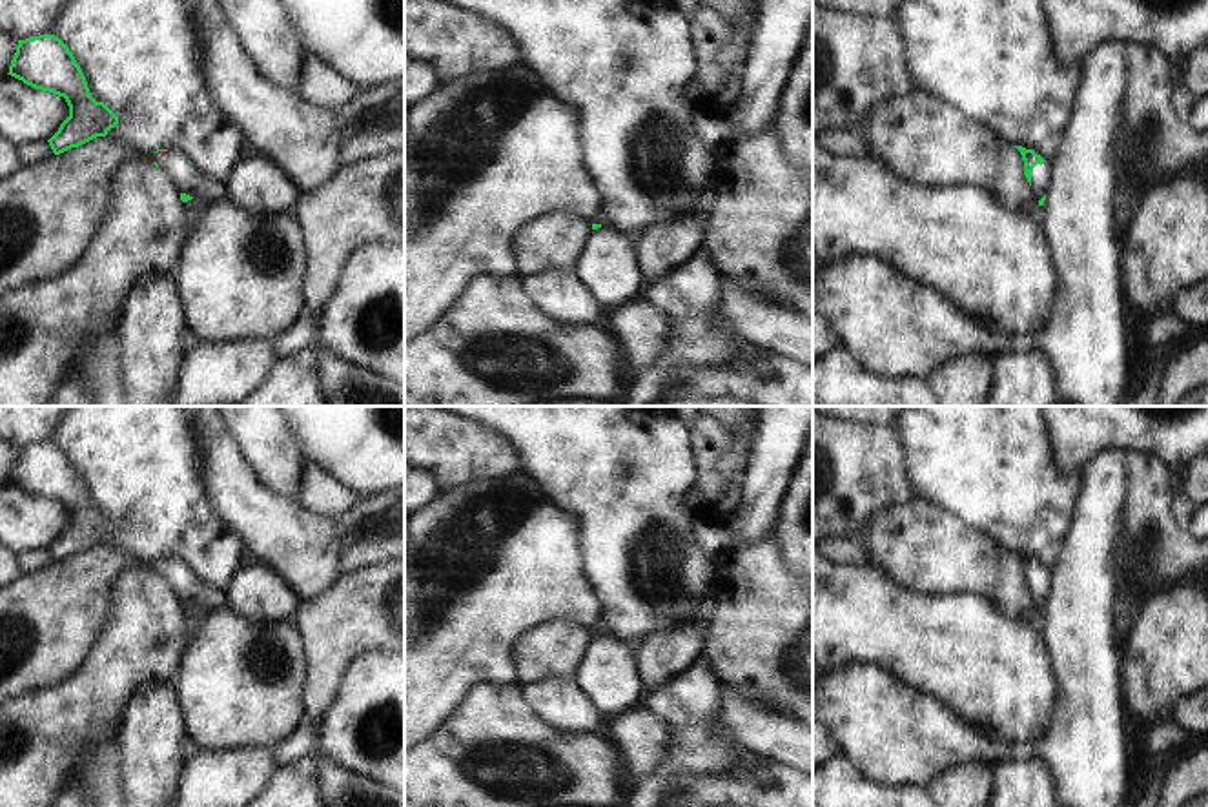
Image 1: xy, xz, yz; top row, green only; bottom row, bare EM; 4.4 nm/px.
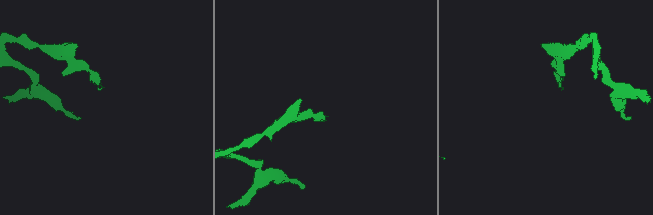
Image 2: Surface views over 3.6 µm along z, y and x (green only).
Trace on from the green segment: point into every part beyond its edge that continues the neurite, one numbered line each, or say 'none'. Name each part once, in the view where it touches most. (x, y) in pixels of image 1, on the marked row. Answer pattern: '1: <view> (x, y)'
none.

